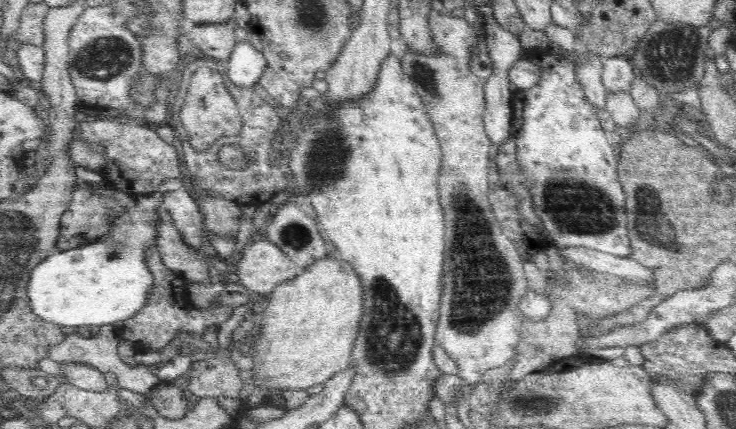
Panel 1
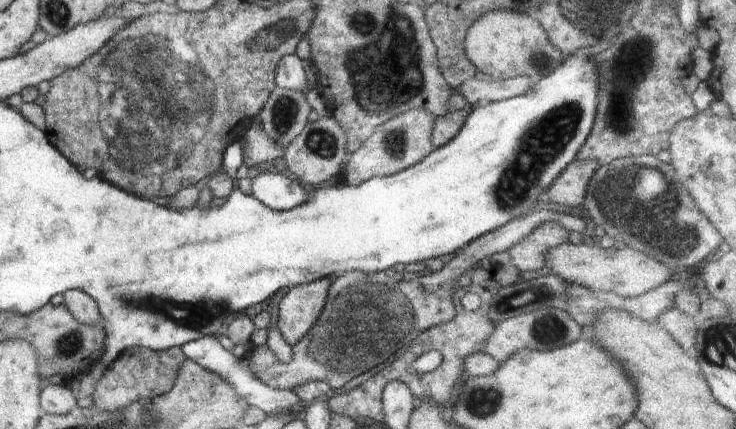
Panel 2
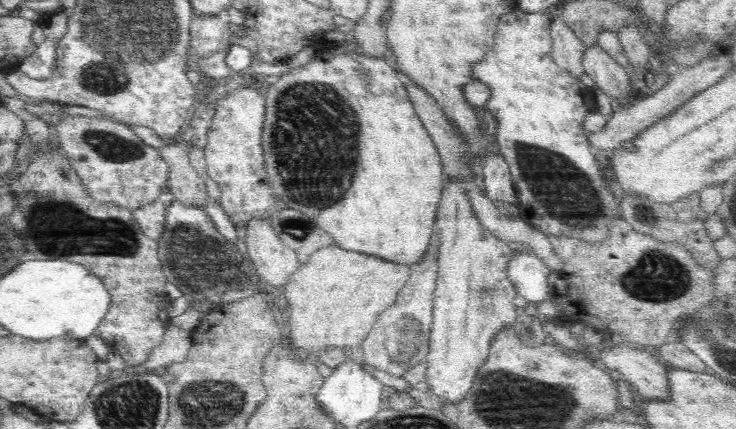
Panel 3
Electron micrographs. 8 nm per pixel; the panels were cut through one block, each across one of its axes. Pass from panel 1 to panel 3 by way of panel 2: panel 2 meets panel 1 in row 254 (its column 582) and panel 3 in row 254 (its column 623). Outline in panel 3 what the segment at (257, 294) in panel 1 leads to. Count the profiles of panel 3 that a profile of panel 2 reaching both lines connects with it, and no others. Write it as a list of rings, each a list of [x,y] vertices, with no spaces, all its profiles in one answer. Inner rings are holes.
[[[254,218],[245,228],[247,254],[257,275],[281,289],[301,266],[296,252],[280,240],[269,219]]]

